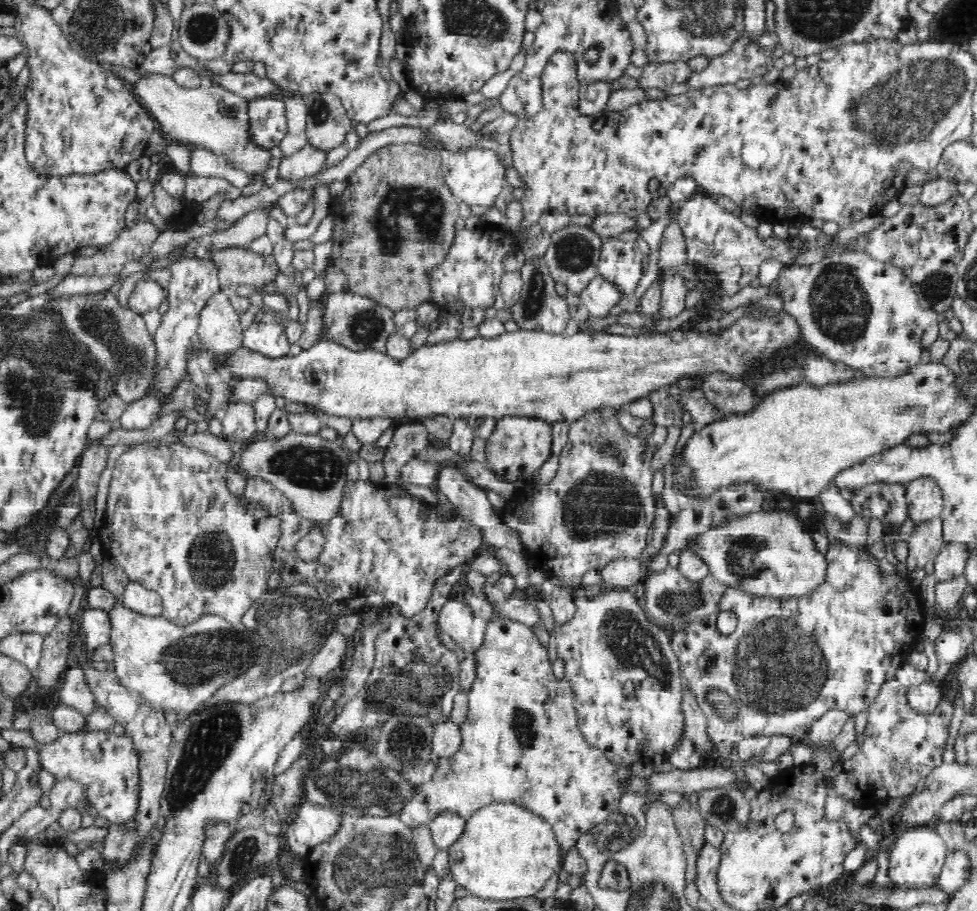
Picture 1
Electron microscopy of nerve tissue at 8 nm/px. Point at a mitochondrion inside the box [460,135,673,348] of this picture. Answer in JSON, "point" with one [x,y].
{"point":[573,254]}

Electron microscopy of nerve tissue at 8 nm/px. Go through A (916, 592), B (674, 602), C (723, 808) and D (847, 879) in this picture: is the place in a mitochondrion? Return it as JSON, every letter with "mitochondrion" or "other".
{"A":"other","B":"mitochondrion","C":"mitochondrion","D":"other"}

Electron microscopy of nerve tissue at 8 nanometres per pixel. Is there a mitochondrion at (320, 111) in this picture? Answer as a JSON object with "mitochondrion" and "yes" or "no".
{"mitochondrion":"yes"}

